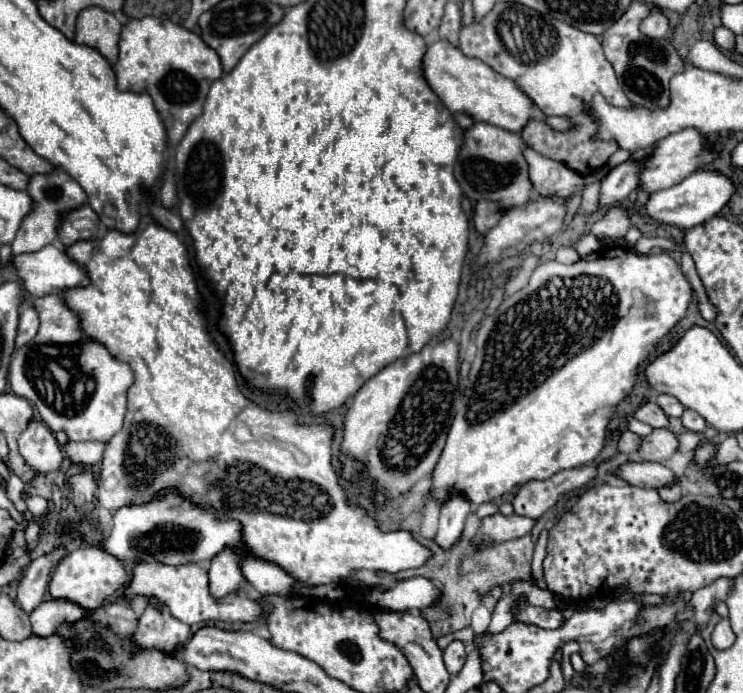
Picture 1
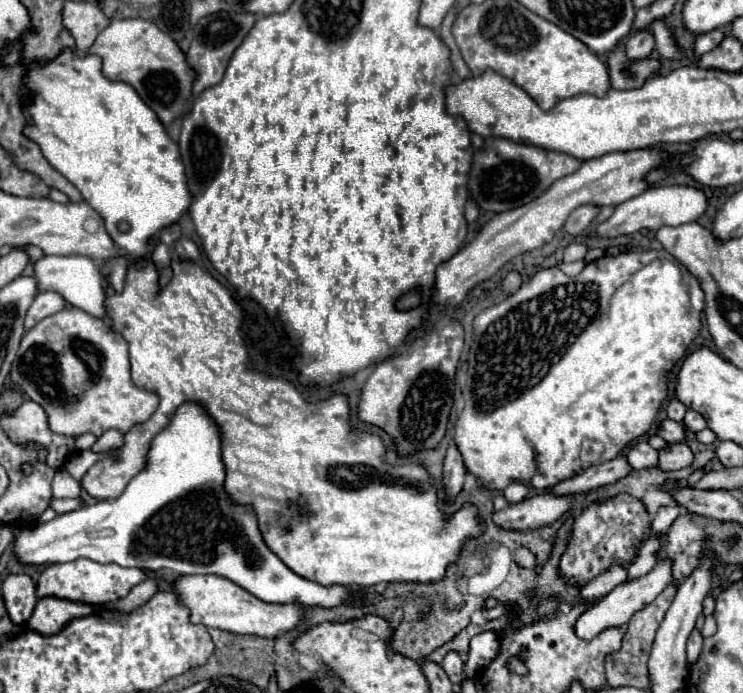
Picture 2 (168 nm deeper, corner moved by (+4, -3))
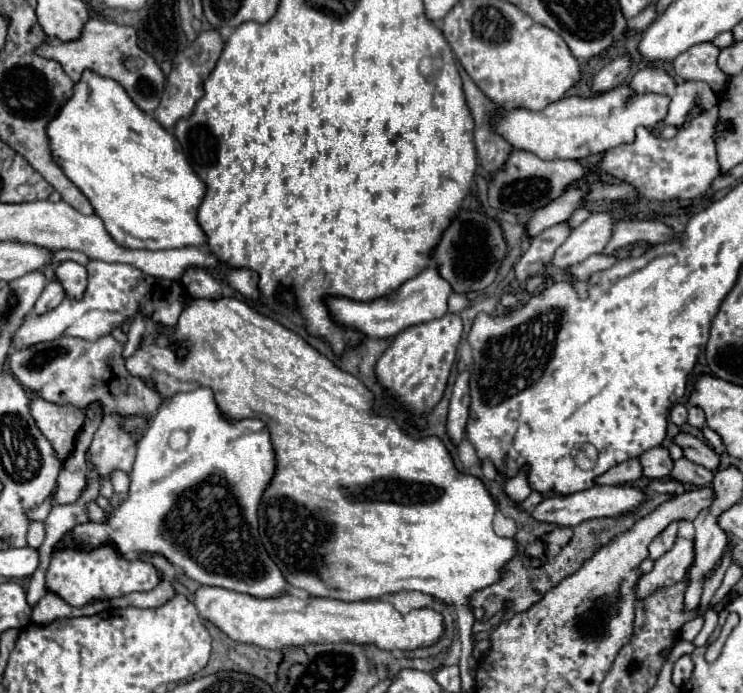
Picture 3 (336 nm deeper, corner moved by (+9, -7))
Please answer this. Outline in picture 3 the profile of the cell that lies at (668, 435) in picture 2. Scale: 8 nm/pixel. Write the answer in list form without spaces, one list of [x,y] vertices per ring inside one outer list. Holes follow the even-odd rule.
[[[678,433],[674,439],[672,439],[674,445],[678,445],[684,453],[686,459],[690,459],[692,463],[698,463],[706,469],[716,469],[718,465],[718,455],[714,453],[712,447],[708,447],[704,441],[688,435],[688,433]]]

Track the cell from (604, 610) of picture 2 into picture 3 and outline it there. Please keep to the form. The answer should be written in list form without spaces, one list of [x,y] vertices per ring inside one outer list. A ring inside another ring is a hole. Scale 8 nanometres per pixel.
[[[676,539],[674,547],[654,561],[654,569],[638,579],[636,599],[646,597],[646,593],[654,593],[654,589],[664,589],[666,585],[674,585],[684,579],[692,561],[694,543],[686,539]]]

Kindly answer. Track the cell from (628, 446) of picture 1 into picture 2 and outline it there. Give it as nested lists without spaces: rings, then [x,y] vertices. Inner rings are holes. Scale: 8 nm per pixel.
[[[639,441],[637,445],[633,445],[633,447],[629,449],[627,459],[629,459],[631,467],[635,467],[635,469],[657,467],[657,463],[659,463],[659,451],[653,449],[647,441]]]

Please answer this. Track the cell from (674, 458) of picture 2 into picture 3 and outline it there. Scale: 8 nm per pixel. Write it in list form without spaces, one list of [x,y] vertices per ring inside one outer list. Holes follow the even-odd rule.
[[[678,459],[674,461],[674,467],[670,471],[670,477],[680,481],[680,483],[690,483],[690,485],[698,485],[698,487],[704,487],[704,485],[710,485],[712,483],[712,471],[708,471],[706,467],[700,467],[688,459]]]

